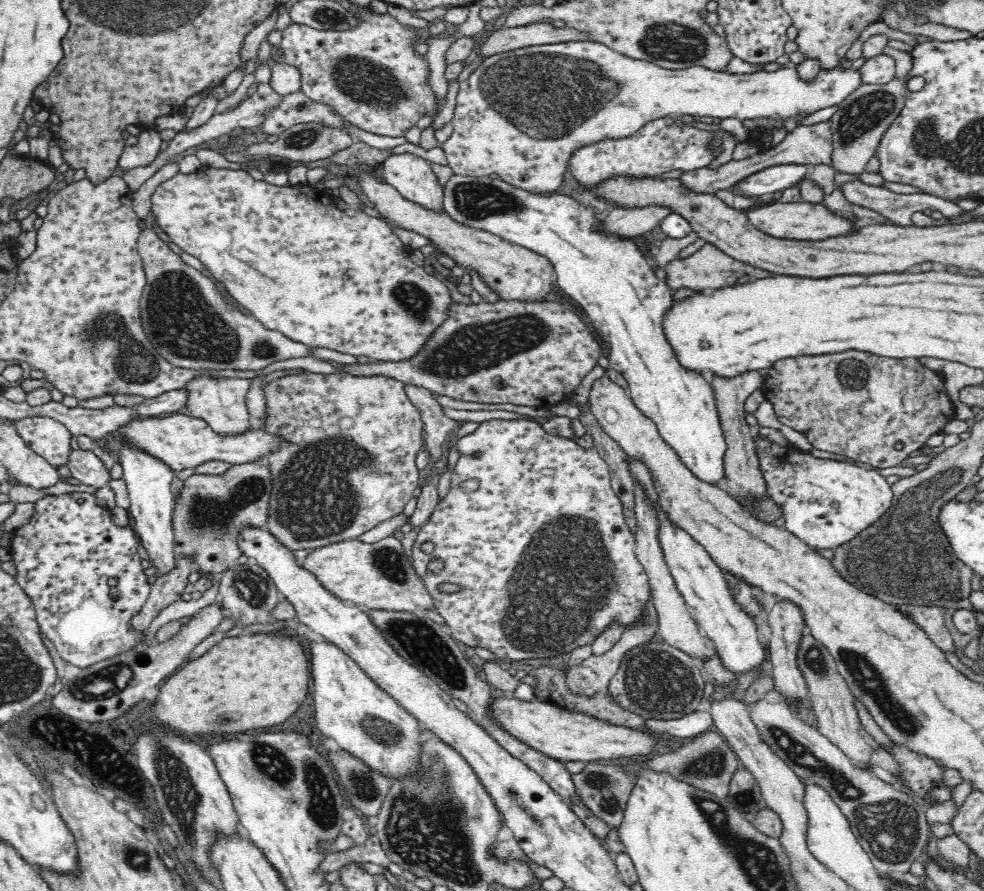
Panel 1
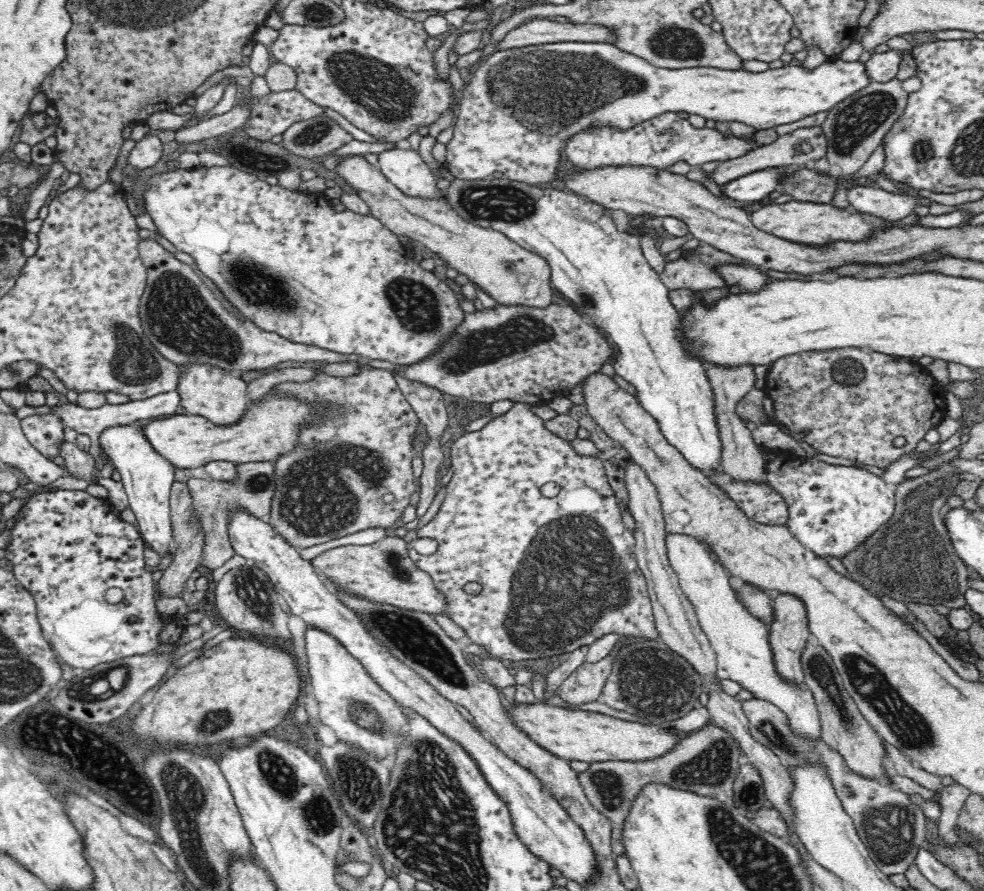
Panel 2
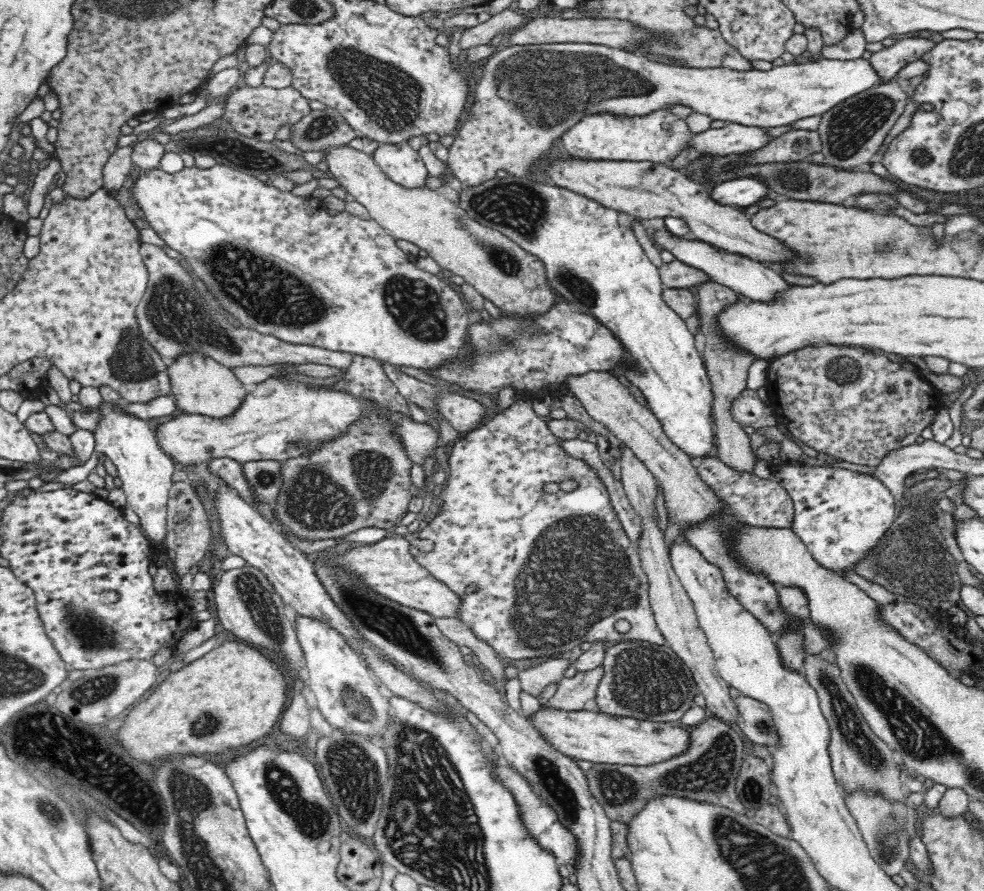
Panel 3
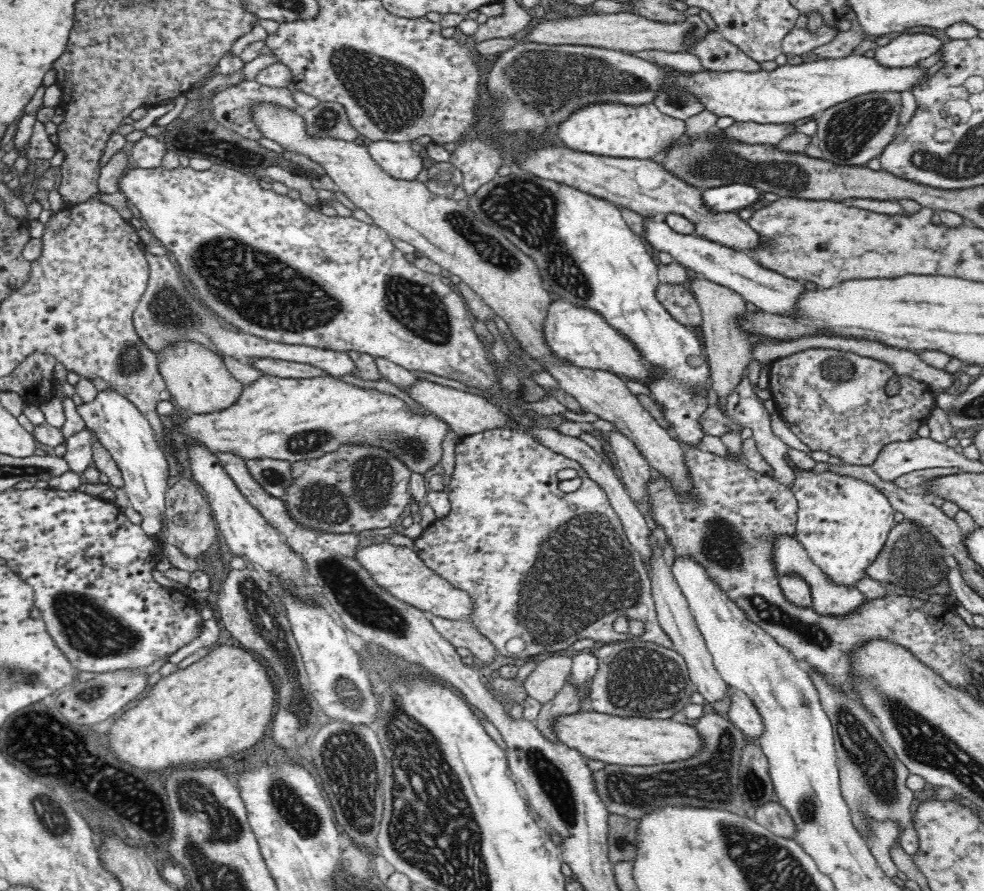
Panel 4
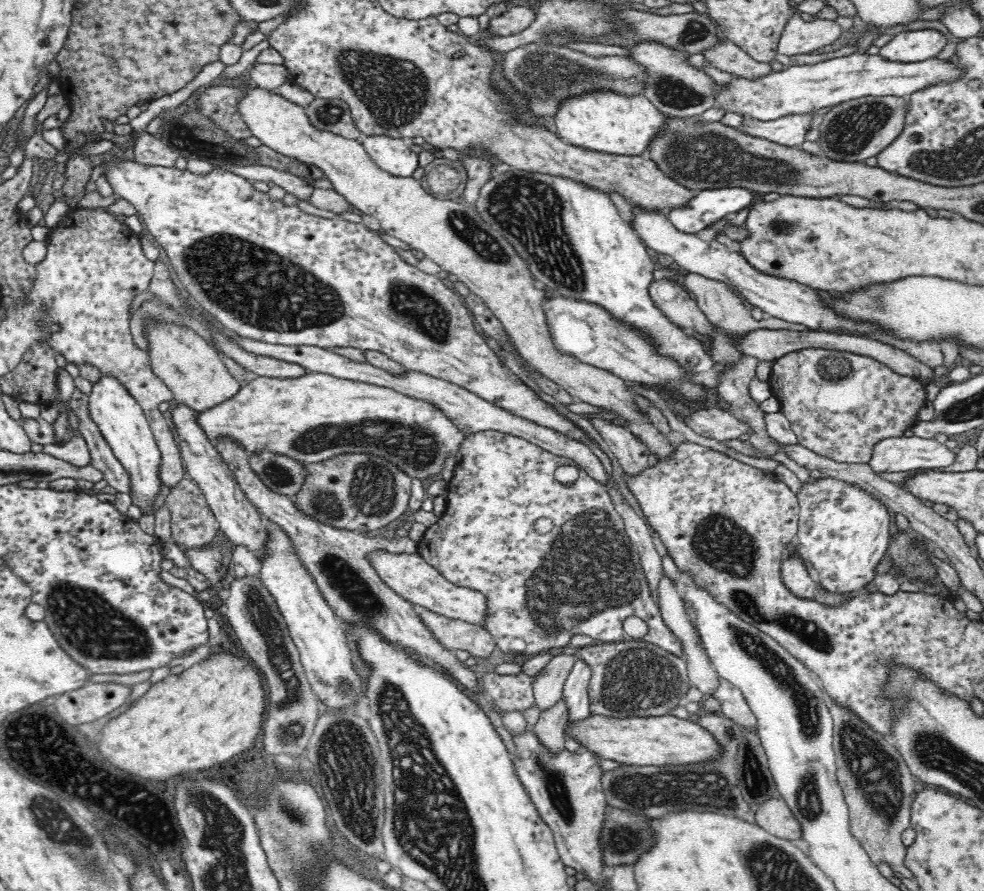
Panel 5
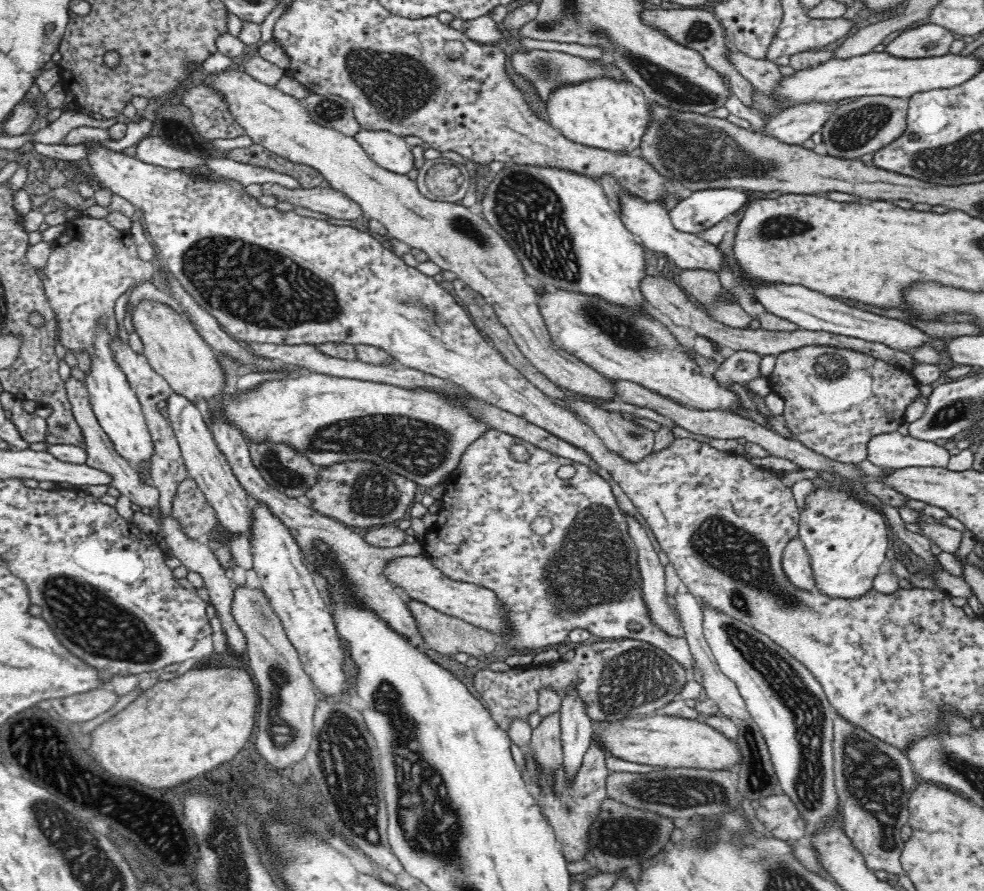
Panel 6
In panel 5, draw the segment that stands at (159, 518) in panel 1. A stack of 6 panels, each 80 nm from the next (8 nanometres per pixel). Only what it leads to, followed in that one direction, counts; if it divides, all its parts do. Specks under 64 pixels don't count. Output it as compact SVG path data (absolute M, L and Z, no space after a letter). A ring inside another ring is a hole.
M100 374L98 380L92 382L89 395L88 409L92 421L98 425L100 433L106 439L107 445L113 450L116 459L131 476L131 495L133 504L142 508L143 514L136 520L138 527L148 535L155 535L155 513L152 508L158 492L160 492L160 479L158 470L161 464L161 453L158 450L152 430L149 428L146 415L128 389L117 376Z

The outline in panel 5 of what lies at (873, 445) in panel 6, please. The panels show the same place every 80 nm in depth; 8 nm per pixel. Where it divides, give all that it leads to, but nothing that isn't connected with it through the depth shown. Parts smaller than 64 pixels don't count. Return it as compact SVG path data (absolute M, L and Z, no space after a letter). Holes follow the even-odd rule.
M912 436L880 440L872 448L869 466L876 472L908 472L951 466L956 456L952 449L936 440Z

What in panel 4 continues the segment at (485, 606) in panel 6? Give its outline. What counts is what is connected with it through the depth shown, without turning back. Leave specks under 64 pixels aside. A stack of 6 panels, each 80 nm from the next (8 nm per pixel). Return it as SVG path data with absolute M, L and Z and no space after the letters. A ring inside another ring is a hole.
M386 543L368 544L356 553L356 560L372 575L378 586L385 588L398 600L448 620L471 620L475 604L470 594L452 586L435 570L428 568L411 548Z

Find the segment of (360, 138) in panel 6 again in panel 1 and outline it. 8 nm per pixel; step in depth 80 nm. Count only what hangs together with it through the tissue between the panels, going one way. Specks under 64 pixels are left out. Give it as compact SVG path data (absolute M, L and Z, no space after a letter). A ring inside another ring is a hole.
M413 153L390 154L379 166L382 169L383 178L406 200L421 204L430 210L443 208L443 190L438 183L436 175L430 167L431 163Z

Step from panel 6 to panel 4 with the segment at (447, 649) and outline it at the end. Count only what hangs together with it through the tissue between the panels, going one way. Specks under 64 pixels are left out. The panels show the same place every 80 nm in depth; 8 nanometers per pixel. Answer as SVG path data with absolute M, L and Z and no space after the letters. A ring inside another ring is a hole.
M427 611L424 615L430 618L436 631L452 646L468 648L482 663L492 662L497 648L475 627L472 620L448 620Z

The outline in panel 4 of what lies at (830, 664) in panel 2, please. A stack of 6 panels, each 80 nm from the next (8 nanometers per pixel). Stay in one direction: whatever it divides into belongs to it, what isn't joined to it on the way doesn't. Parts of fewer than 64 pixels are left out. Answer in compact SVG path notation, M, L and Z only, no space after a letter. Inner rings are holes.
M810 669L809 674L833 726L841 793L849 805L854 829L867 842L873 833L872 821L890 820L898 825L902 834L908 826L912 826L912 811L916 803L914 791L906 785L906 779L910 776L909 769L886 742L876 721L872 720L856 699L846 693L838 693L818 672Z

